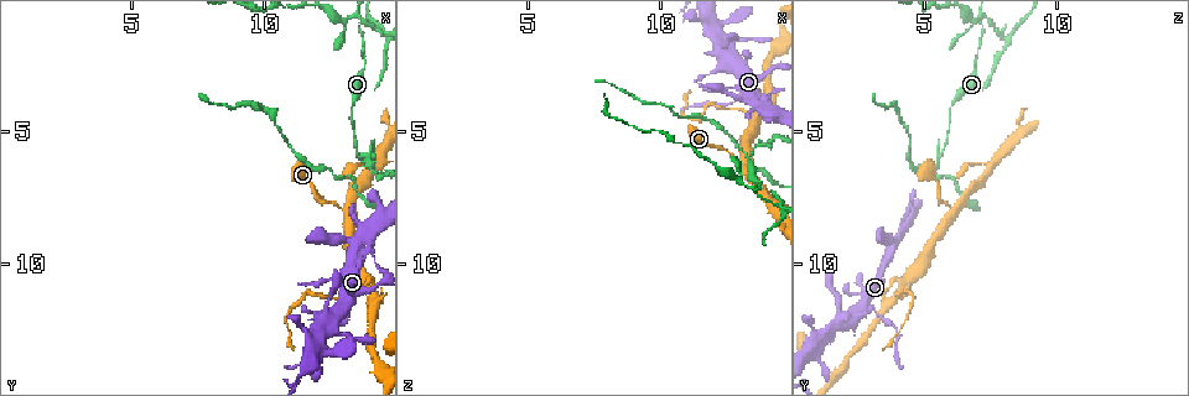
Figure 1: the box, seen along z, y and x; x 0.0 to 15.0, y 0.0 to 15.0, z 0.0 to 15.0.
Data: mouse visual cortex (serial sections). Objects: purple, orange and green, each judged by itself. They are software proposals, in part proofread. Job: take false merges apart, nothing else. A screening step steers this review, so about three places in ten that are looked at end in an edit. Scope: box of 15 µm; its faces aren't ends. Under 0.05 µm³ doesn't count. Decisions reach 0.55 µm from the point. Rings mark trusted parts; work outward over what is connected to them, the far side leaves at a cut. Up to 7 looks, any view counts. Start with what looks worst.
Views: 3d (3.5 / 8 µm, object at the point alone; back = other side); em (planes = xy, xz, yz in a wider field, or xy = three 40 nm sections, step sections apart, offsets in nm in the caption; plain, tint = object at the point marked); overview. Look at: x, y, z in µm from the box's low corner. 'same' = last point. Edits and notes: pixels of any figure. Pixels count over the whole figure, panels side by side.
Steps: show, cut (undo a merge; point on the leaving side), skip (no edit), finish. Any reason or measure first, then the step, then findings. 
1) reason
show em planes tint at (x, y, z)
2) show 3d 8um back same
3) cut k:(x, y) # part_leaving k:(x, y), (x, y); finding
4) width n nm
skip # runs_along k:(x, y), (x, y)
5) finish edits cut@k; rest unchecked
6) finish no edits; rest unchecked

thick turns thin
show 3d 3.5um at (13.2, 11.8, 3.2)

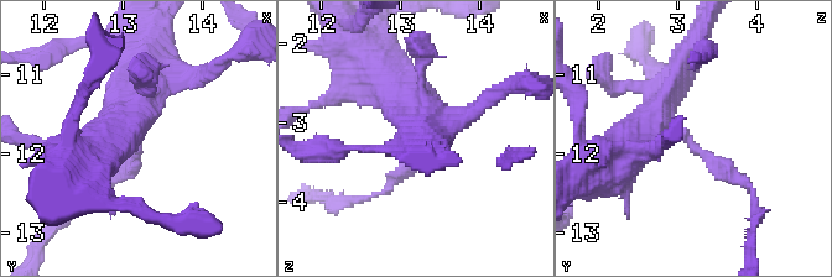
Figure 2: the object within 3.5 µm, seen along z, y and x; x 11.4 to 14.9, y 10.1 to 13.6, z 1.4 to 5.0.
arm_widths 200, 400 nm
show em xy step 2 tint same

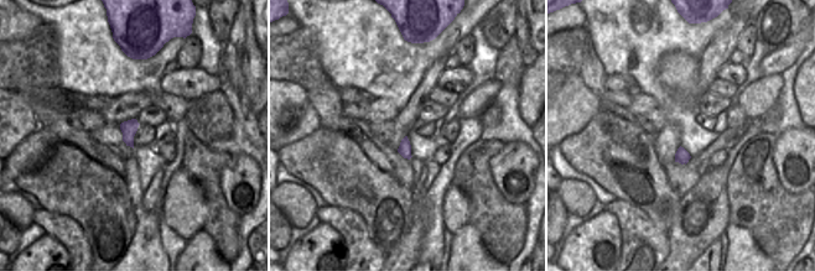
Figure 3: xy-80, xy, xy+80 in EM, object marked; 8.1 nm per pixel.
width 100 nm
cut 2:(733, 179) # part_leaving 2:(711, 160), (752, 189), (752, 228); a second cell is stuck on

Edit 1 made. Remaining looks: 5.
show overview

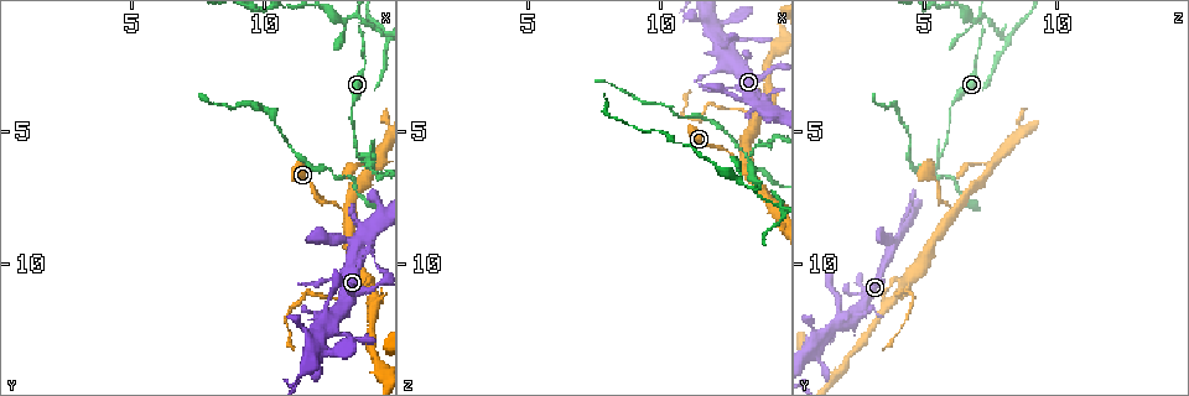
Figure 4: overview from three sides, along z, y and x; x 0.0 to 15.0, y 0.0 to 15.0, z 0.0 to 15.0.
branch point
show 3d 3.5um at (13.0, 8.1, 6.0)

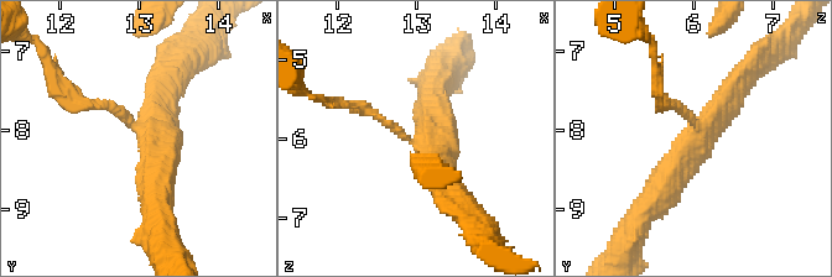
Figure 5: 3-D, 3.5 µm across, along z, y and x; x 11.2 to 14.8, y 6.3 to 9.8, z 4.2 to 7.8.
arms 3; arm_widths 150, 300, 400 nm; need the tissue
show em xy step 5 tint at (13.05, 8.00, 6.10)

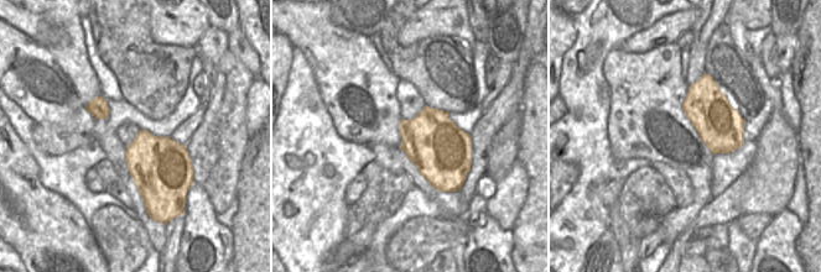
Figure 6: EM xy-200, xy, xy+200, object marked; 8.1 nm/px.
skip # all the same cell

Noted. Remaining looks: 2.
thick turns thin
show 3d 3.5um at (13.3, 3.9, 6.1)

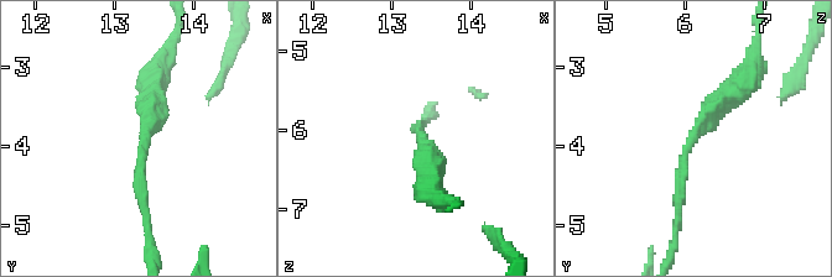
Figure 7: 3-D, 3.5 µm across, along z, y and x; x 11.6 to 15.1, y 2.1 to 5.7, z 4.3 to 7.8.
arm_widths 100, 300 nm
show em xy step 5 tint at (13.40, 3.90, 6.10)

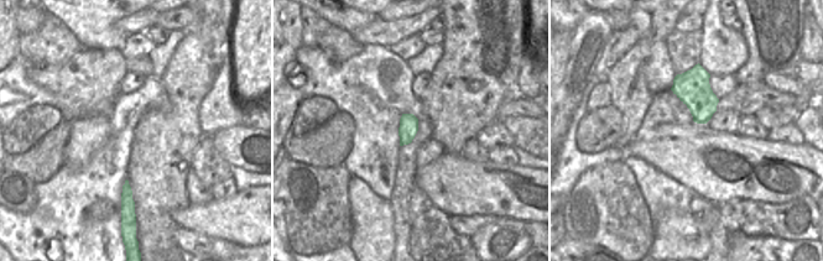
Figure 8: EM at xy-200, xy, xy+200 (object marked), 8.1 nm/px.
skip # runs_along 7:(747, 82), (693, 135), (677, 219); one cell here

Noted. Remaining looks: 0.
finish edits cut@2; rest unchecked

